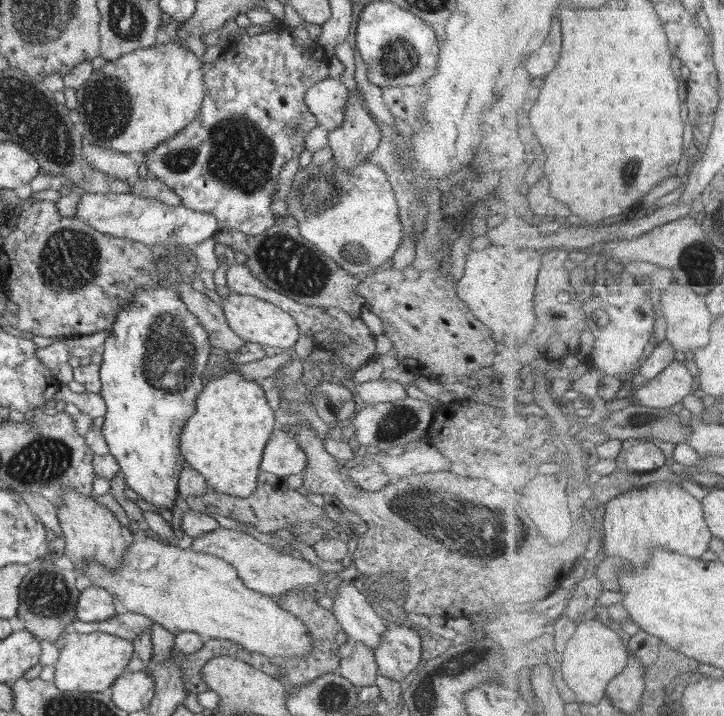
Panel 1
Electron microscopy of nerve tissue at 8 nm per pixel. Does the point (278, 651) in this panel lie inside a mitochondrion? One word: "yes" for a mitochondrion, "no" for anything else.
no

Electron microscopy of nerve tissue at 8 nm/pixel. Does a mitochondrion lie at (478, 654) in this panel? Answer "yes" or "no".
no

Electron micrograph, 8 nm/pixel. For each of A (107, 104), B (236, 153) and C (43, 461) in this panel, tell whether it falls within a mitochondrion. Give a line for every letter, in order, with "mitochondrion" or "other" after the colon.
A: mitochondrion
B: mitochondrion
C: mitochondrion

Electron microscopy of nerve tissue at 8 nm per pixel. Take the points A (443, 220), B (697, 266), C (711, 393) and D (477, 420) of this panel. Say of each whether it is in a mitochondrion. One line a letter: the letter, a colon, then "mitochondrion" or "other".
A: other
B: mitochondrion
C: other
D: other

